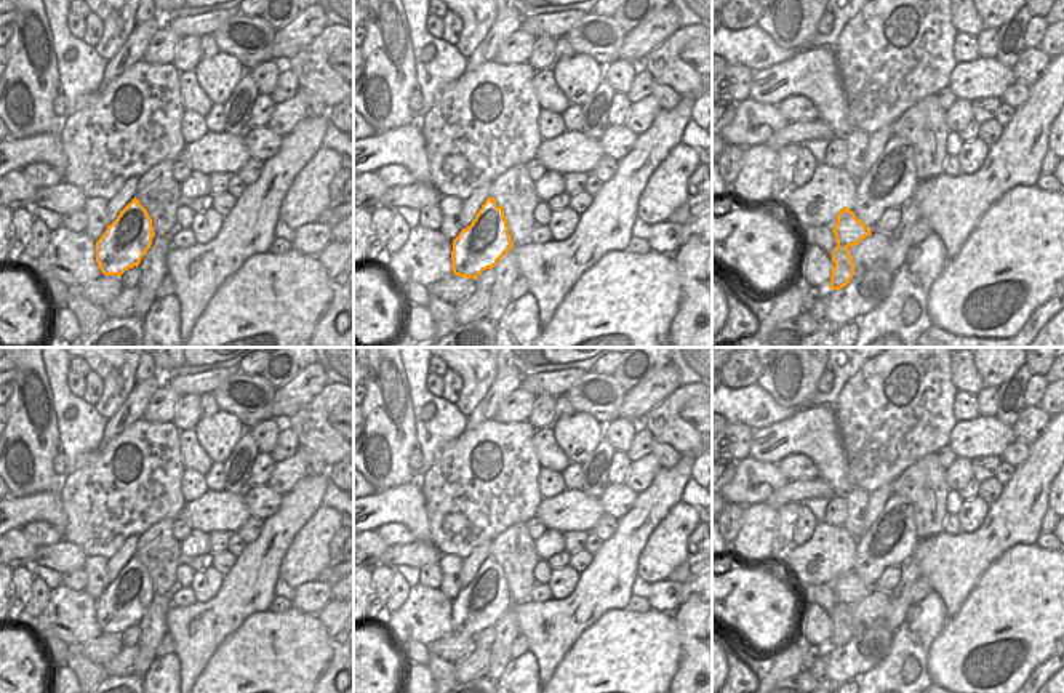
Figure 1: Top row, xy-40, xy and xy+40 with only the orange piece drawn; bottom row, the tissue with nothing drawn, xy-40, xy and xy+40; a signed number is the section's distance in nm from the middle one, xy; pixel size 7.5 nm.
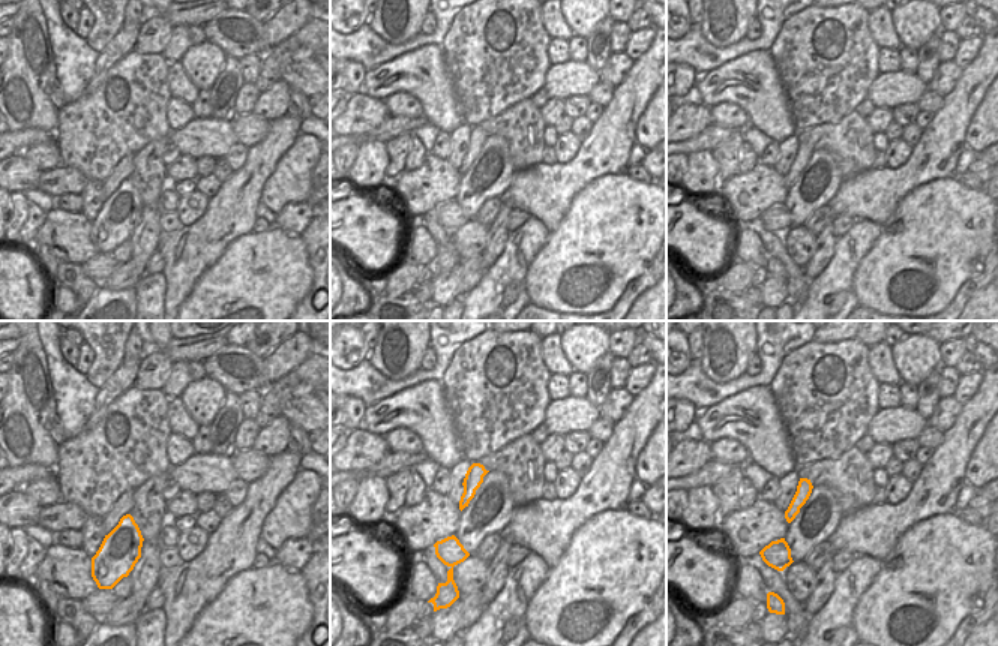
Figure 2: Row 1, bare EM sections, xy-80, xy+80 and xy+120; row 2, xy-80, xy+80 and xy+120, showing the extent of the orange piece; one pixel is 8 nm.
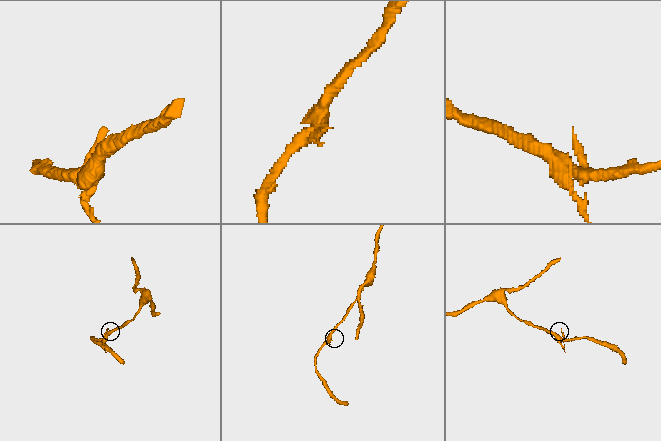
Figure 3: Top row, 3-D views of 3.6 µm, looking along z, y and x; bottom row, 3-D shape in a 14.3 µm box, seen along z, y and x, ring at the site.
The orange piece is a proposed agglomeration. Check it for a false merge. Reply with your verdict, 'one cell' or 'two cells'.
two cells

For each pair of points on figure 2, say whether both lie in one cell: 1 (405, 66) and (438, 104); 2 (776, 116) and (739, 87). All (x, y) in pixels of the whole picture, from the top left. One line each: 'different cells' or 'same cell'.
1: same cell
2: same cell

